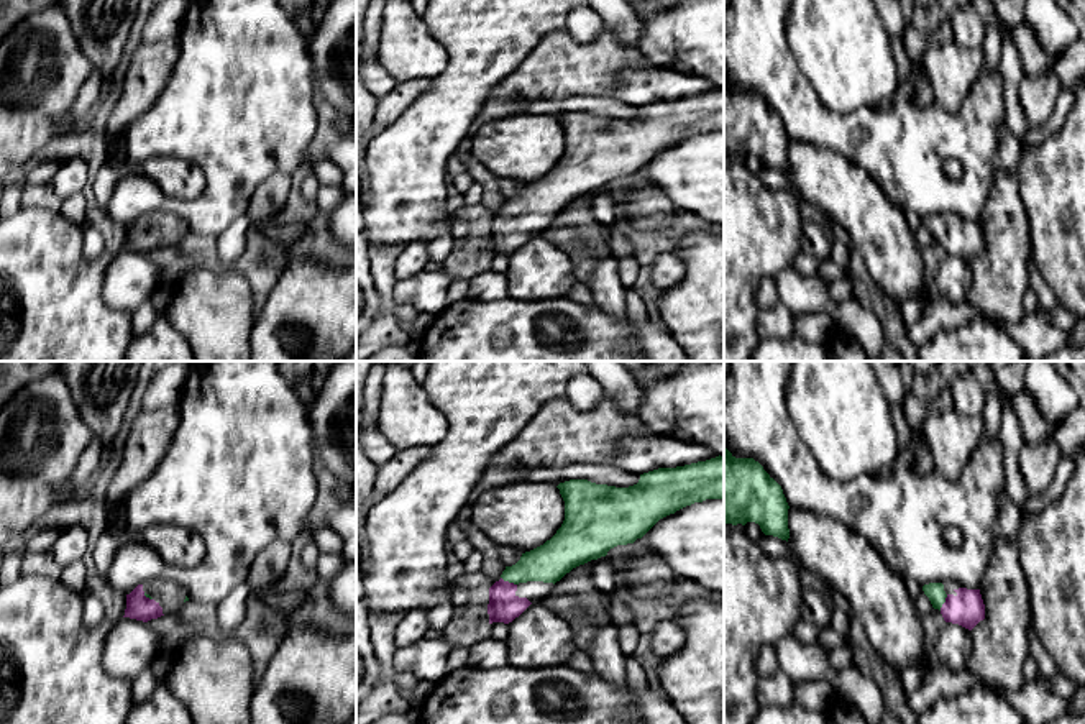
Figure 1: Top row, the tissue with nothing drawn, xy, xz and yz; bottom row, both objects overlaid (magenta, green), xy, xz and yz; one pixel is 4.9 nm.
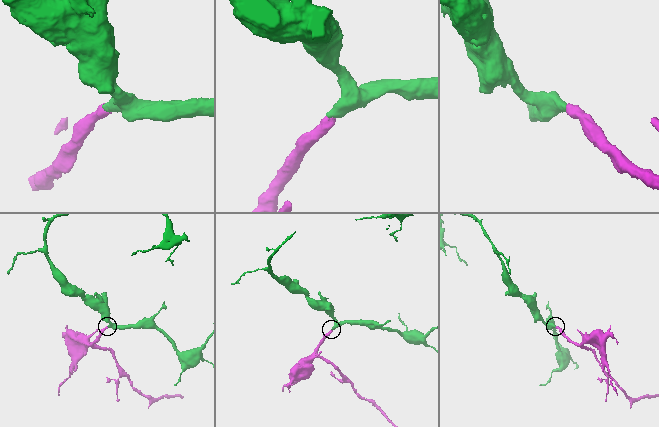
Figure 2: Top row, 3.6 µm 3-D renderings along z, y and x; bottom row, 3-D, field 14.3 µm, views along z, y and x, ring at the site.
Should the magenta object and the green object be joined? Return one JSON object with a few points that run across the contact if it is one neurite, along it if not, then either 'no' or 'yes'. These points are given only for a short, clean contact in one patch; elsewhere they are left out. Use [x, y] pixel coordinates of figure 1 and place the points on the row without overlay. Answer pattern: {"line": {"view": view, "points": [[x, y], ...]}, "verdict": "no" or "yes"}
{"line": {"view": "xz", "points": [[504, 238], [508, 214], [516, 206], [550, 194]]}, "verdict": "yes"}

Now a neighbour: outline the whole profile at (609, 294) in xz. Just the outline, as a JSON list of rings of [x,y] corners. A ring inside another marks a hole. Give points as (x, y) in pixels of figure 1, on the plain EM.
[[[612,254],[596,261],[594,273],[586,281],[594,296],[594,304],[612,320],[627,320],[627,287],[619,279],[619,259]]]

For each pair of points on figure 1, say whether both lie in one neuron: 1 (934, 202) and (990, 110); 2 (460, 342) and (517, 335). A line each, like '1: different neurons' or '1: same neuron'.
1: same neuron
2: same neuron

